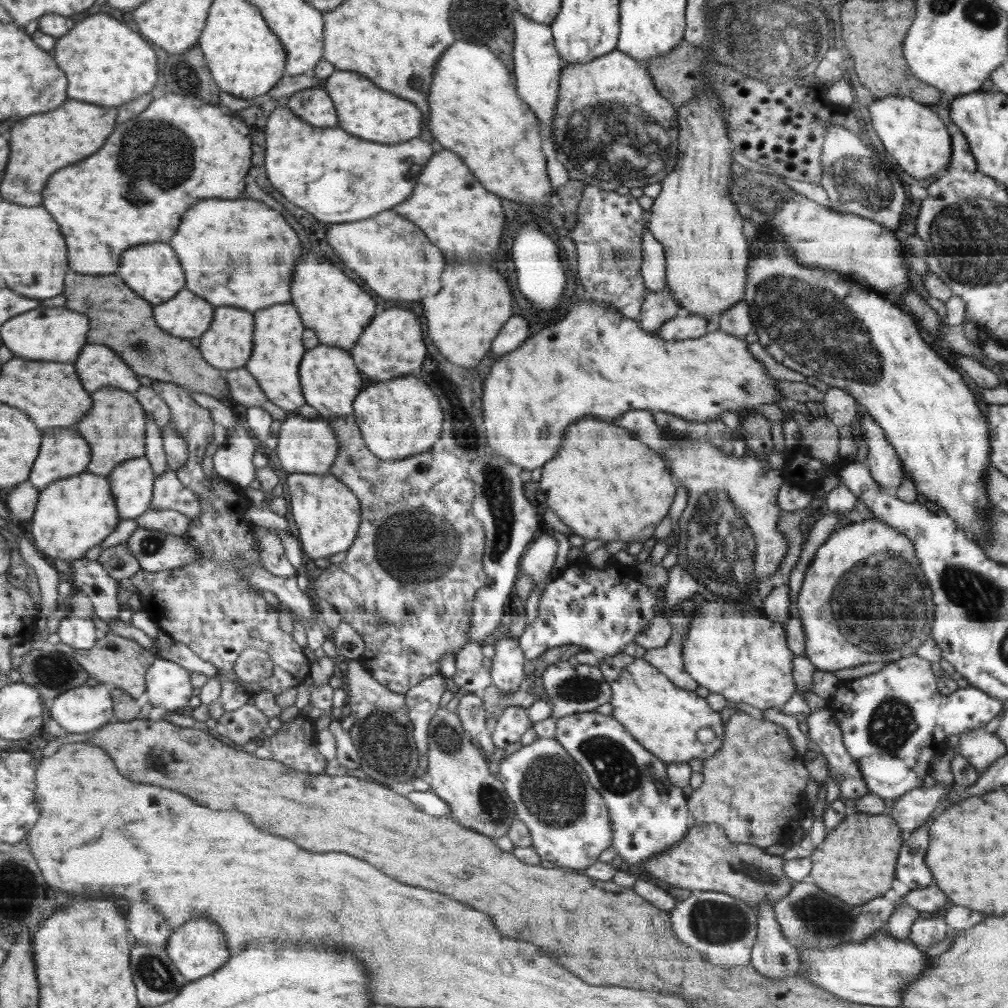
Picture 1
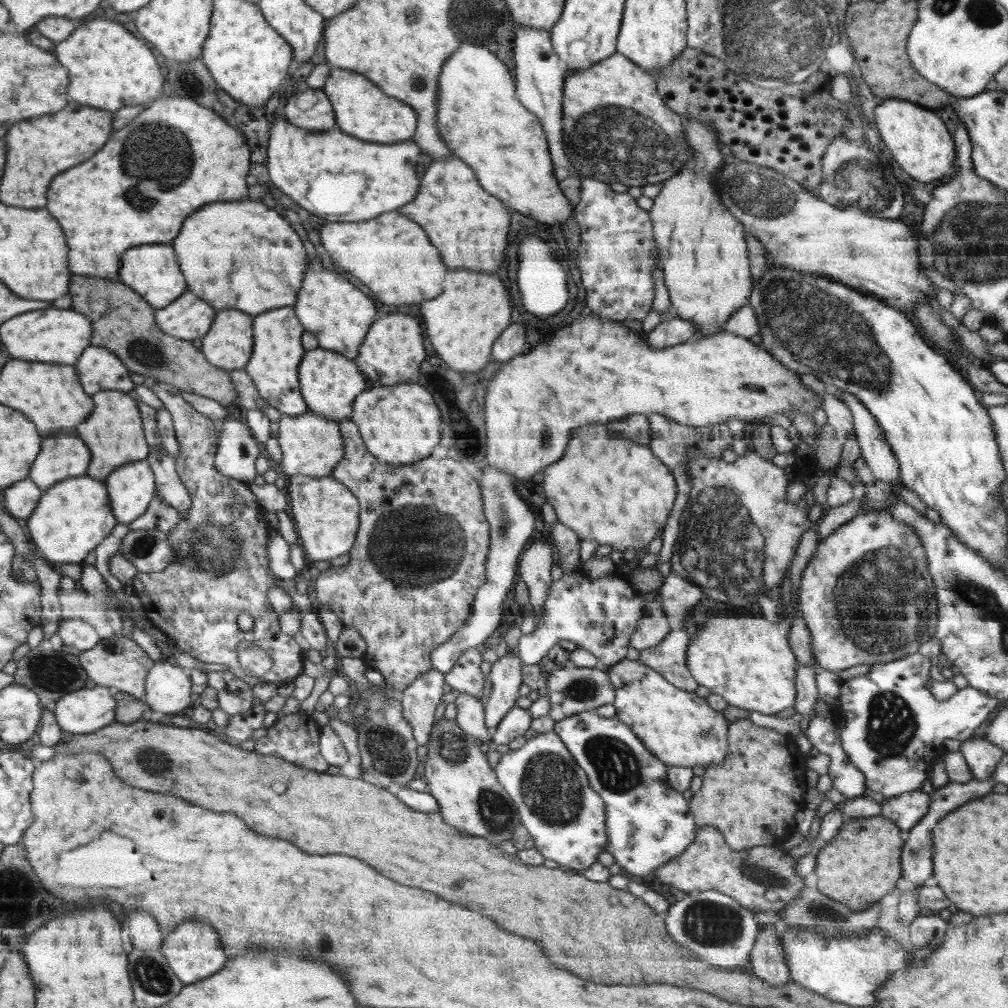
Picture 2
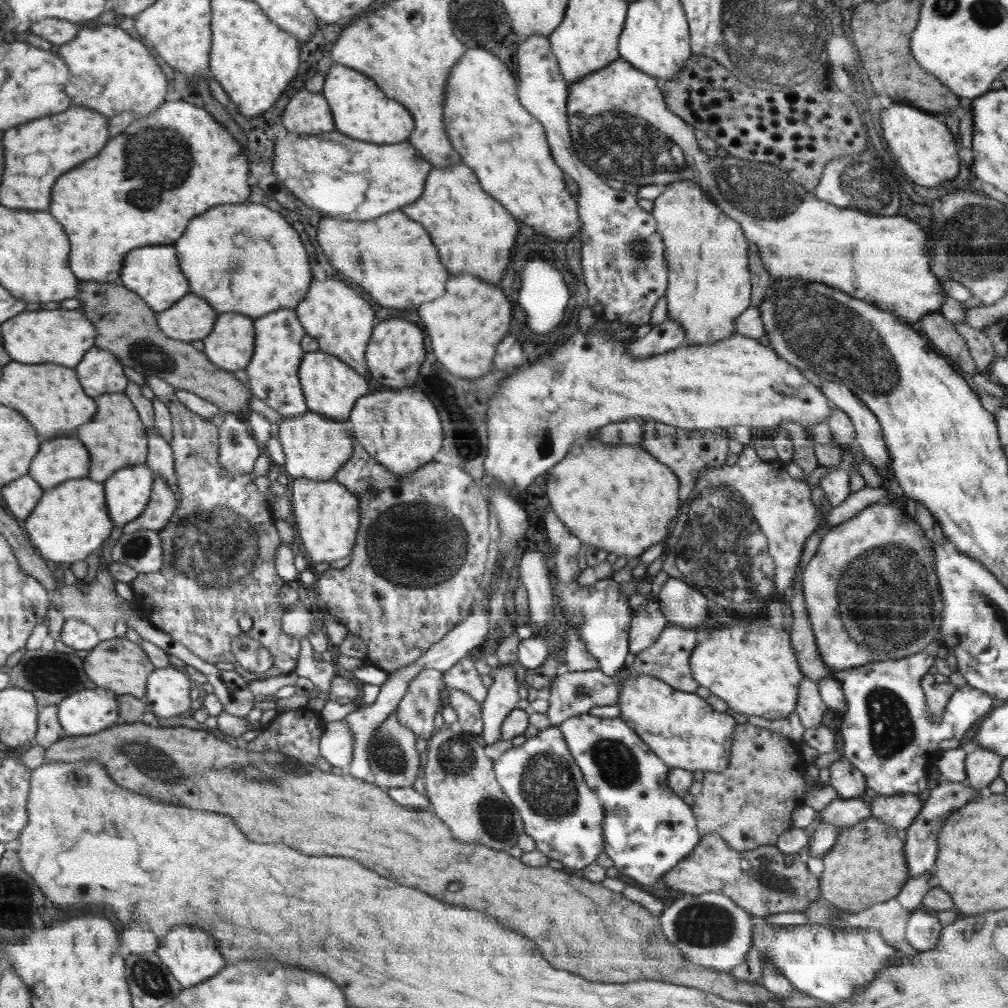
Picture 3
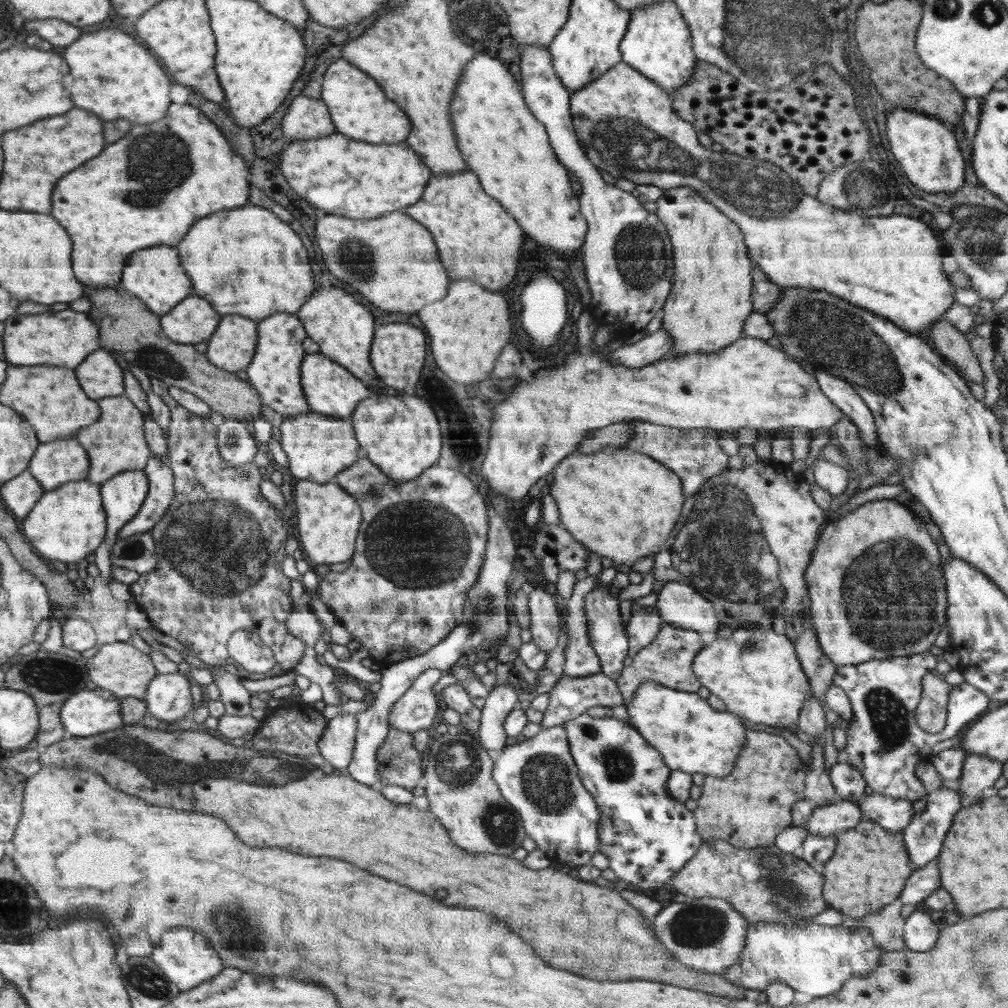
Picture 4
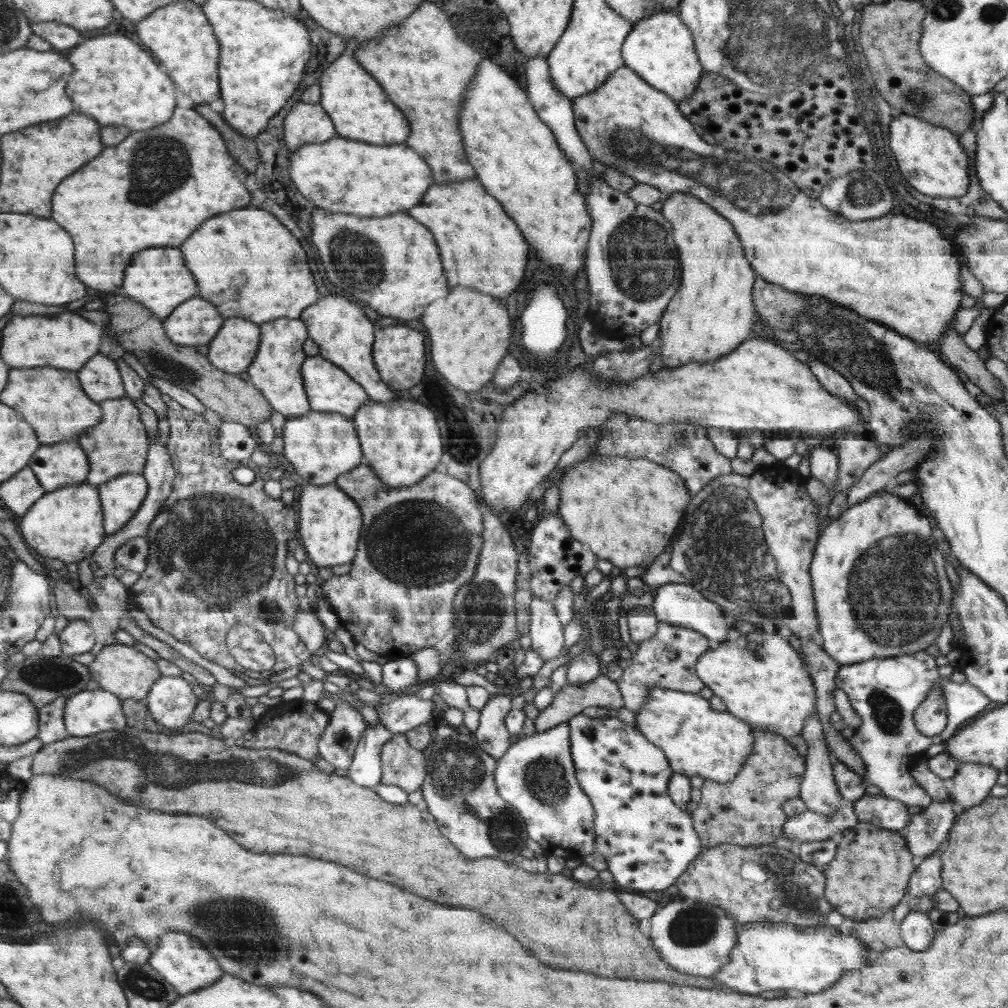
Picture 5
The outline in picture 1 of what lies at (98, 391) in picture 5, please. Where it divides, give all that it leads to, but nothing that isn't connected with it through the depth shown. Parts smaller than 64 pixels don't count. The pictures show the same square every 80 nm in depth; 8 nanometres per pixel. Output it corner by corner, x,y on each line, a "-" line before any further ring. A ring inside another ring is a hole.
96,344
84,346
84,354
80,354
76,366
80,366
80,378
84,378
84,386
88,386
88,392
96,392
104,386
131,391
133,394
140,390
140,381
136,373
110,347
96,346

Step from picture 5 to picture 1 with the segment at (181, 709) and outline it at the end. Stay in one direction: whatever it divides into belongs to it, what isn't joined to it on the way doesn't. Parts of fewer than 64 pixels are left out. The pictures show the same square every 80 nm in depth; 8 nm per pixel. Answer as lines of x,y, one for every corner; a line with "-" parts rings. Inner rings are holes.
157,656
147,670
148,702
176,711
184,708
192,696
190,672
179,664

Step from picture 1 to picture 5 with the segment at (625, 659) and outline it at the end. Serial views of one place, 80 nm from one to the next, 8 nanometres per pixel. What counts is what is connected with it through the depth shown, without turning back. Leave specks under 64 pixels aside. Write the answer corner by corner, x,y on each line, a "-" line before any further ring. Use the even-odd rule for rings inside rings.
655,688
648,693
647,704
636,714
638,730
648,742
662,748
663,754
670,760
671,770
686,777
702,776
705,780
730,783
738,777
755,747
754,728
751,725
728,711
716,710
699,693

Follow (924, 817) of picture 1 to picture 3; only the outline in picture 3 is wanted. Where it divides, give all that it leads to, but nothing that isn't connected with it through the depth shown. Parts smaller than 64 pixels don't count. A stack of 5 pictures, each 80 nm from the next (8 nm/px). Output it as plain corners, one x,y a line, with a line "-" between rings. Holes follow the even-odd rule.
918,794
876,795
870,798
869,803
871,817
902,832
912,825
924,806

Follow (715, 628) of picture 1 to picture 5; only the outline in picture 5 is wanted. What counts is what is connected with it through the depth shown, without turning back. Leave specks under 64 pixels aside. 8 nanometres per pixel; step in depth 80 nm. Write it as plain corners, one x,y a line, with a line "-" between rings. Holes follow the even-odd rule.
761,628
747,632
742,629
742,637
705,652
695,667
700,680
722,699
726,711
754,729
765,729
788,738
801,734
807,718
817,712
815,686
800,657
778,632
768,634

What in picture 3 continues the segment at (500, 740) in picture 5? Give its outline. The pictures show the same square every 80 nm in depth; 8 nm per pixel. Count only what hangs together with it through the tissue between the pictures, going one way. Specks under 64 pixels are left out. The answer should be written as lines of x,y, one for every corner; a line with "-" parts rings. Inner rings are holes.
513,664
497,666
494,681
487,690
486,698
481,706
481,719
483,731
480,736
484,738
485,745
493,745
501,740
502,726
508,713
517,707
520,700
516,671

